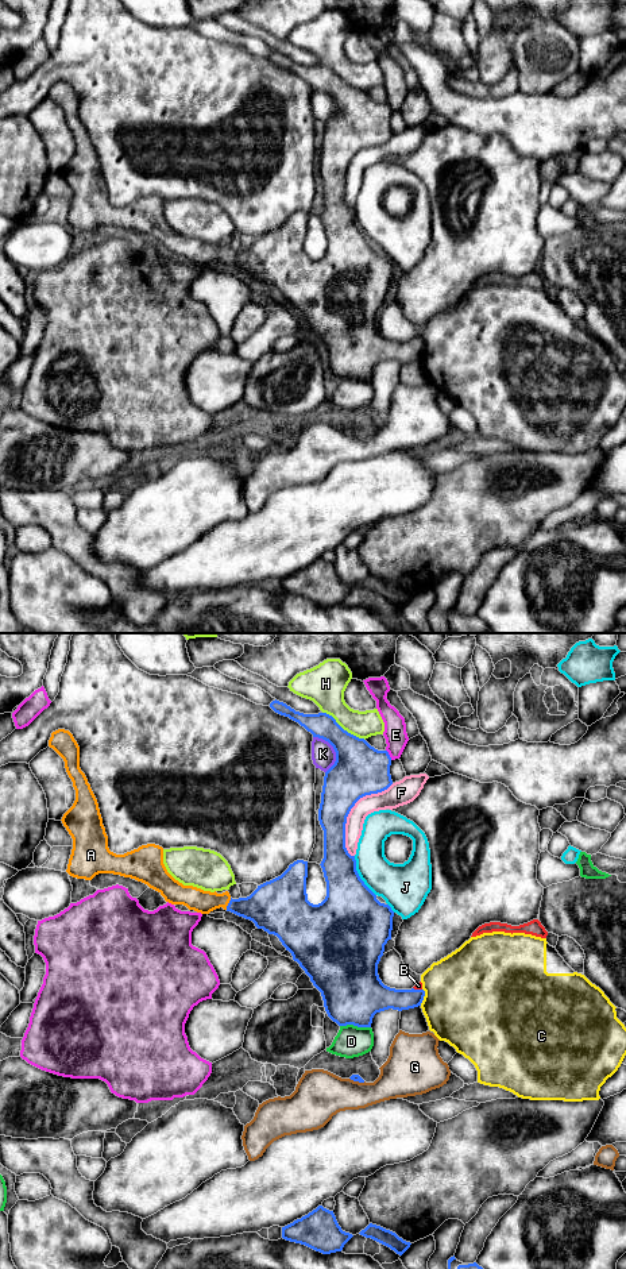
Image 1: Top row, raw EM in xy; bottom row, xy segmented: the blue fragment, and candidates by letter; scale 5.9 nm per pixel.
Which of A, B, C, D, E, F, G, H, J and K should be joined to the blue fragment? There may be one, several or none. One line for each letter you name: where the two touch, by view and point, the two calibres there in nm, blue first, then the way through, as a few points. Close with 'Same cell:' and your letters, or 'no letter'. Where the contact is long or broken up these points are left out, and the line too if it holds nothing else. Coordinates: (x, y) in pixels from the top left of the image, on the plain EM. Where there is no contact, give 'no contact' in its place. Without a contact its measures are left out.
A: meets blue in xy at (228, 255); 280 nm thick on the blue side, 140 nm on the other; runs through xy (270, 258), (228, 255), (197, 251)
B: meets blue in xy at (417, 342); 170 nm thick on the blue side, 40 nm on the other; runs through xy (377, 348), (410, 348), (417, 342), (418, 338)
Same cell: A, B

